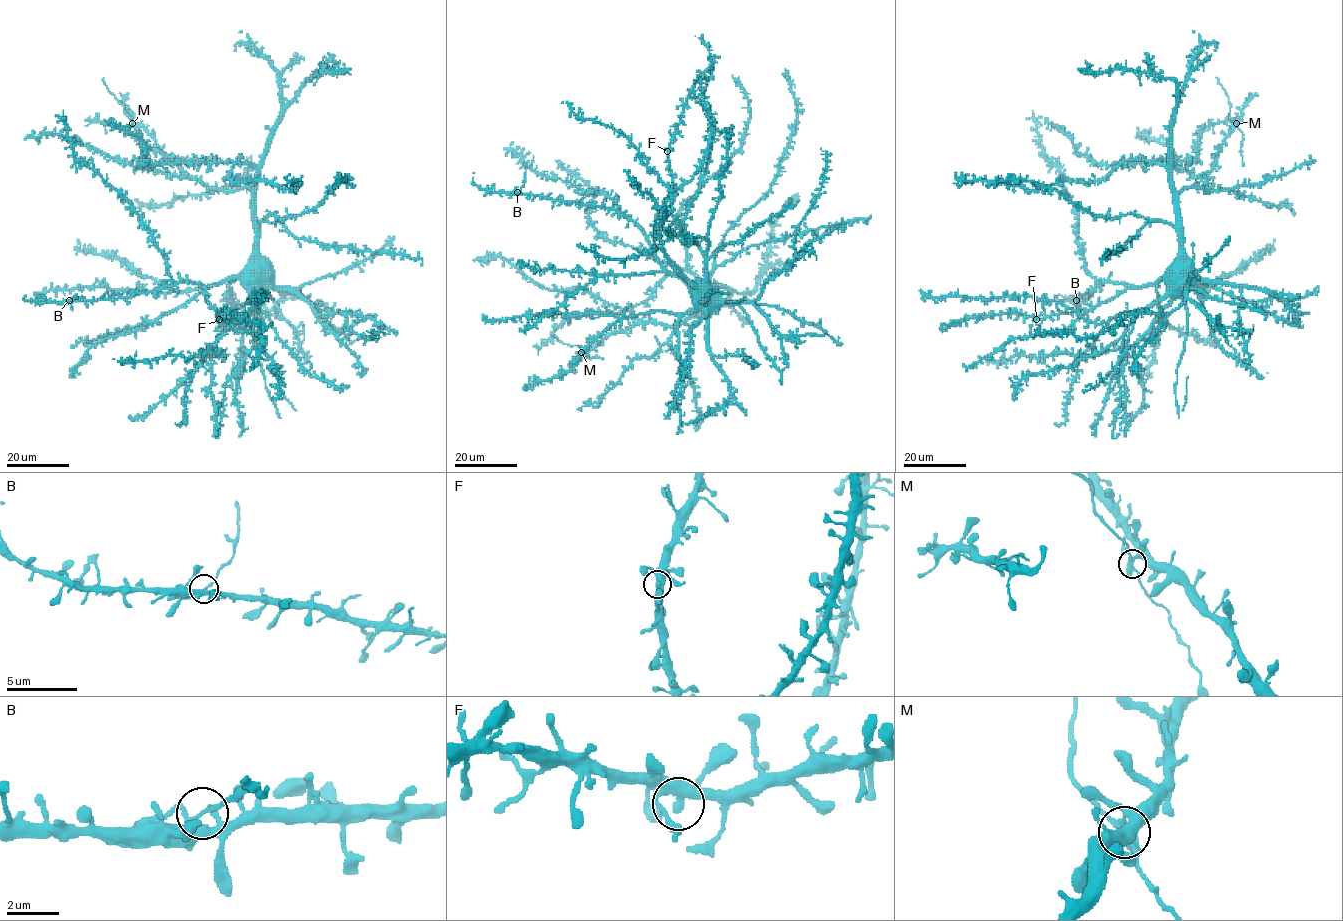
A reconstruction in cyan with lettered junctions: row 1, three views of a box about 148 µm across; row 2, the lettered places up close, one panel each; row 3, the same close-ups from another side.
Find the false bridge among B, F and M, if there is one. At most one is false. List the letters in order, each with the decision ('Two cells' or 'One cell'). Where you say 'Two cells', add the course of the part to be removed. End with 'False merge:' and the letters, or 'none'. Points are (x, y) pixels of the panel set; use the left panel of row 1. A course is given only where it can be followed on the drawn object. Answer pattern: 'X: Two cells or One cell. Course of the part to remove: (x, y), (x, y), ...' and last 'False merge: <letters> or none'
B: One cell
F: One cell
M: One cell
False merge: none

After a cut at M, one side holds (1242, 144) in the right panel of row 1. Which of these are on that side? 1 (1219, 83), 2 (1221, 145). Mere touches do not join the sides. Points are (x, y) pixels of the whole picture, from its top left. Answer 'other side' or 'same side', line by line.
1: same side
2: other side

